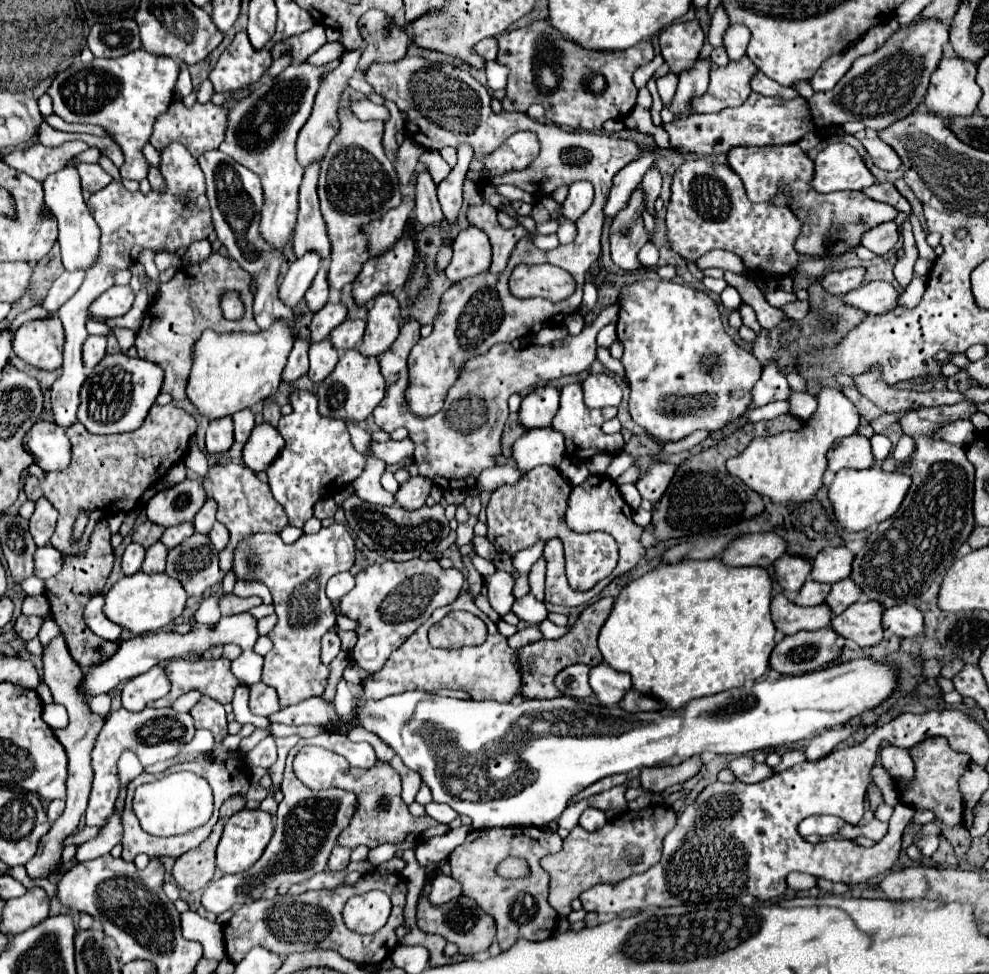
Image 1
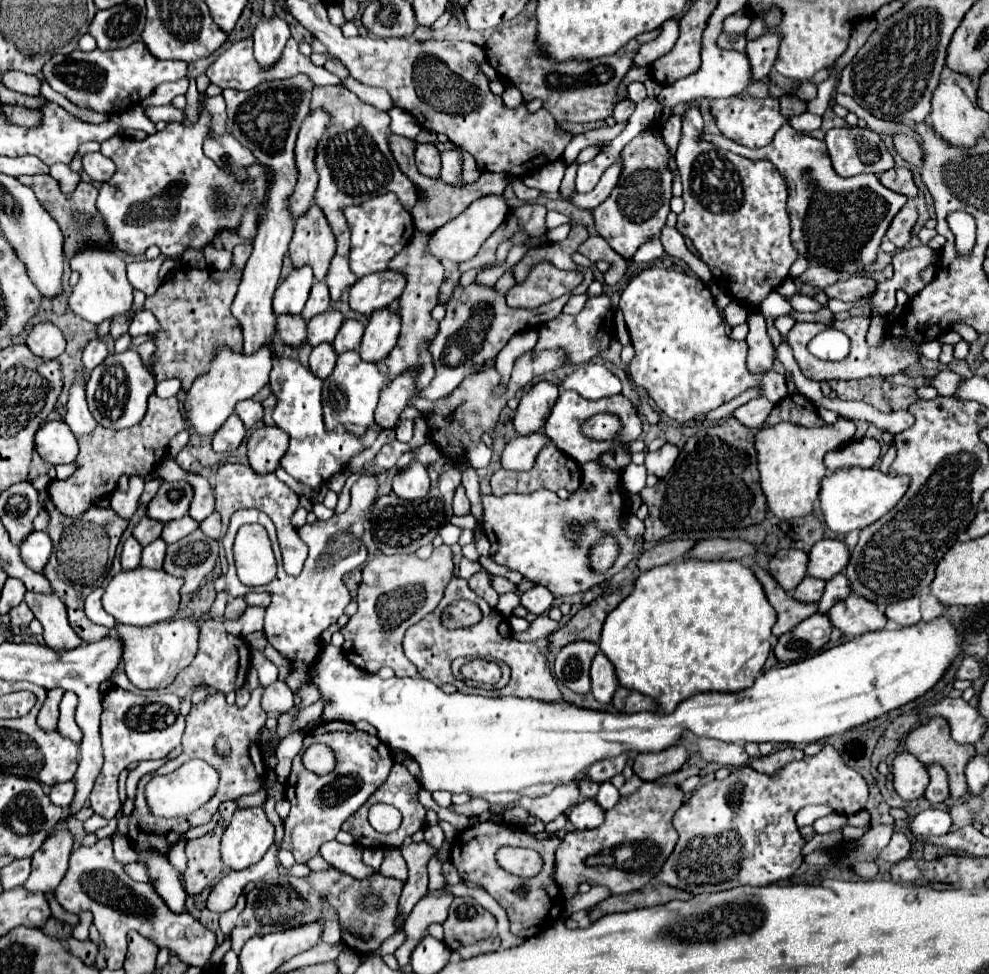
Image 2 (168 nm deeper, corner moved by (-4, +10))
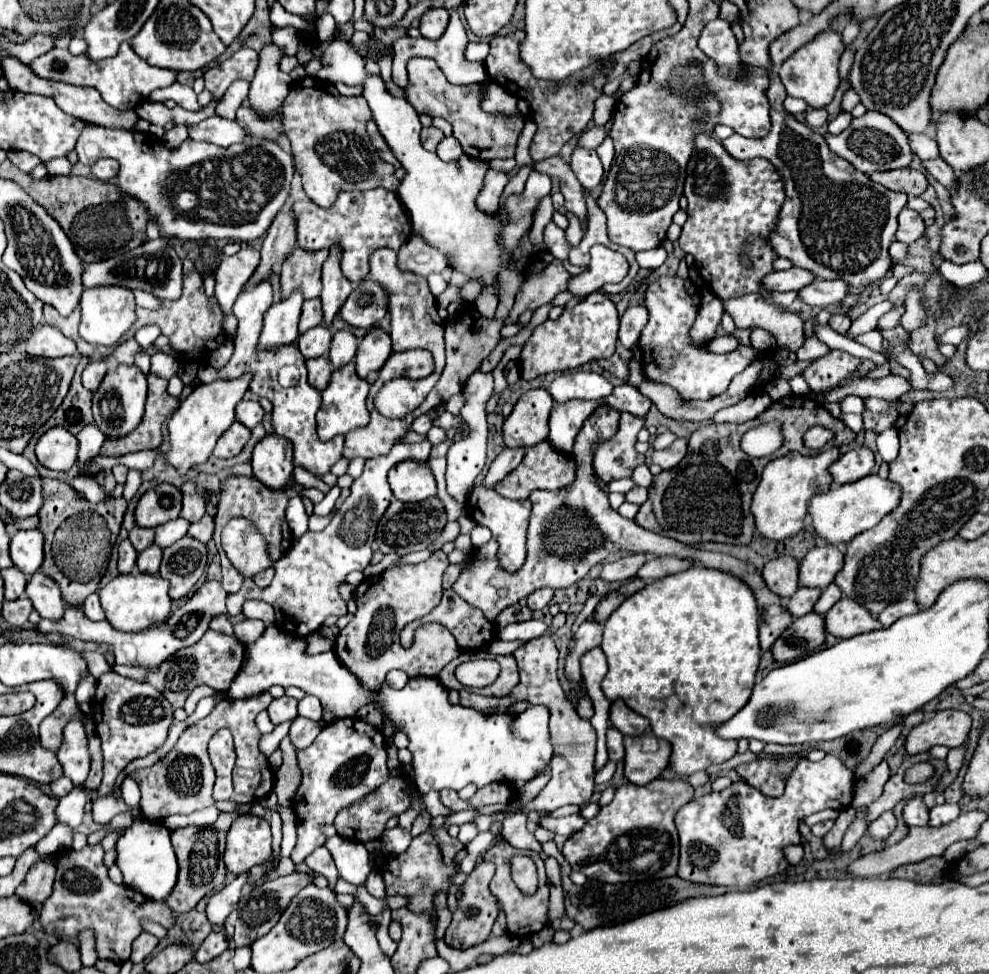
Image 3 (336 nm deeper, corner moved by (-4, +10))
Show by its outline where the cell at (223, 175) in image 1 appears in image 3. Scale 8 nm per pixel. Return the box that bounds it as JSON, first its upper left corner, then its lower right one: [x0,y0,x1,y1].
[189,116,247,148]

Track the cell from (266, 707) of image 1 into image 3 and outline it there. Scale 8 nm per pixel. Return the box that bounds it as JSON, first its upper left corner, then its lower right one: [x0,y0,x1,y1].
[269,696,297,724]

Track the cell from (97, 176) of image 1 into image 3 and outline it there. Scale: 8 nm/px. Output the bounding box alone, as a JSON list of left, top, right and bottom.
[91,158,119,180]

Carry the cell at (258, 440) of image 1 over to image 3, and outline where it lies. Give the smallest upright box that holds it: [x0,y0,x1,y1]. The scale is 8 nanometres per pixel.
[253,434,293,488]

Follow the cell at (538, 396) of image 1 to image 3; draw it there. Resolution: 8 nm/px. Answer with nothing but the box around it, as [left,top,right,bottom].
[503,388,553,446]

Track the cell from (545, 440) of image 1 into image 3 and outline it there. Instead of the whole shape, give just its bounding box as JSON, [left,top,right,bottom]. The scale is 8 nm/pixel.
[485,448,525,488]

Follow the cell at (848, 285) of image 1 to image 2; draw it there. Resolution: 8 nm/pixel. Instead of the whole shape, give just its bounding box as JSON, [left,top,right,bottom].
[797,264,839,290]

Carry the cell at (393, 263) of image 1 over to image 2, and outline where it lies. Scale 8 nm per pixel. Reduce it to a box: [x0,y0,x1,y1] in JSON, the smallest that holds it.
[349,272,405,316]

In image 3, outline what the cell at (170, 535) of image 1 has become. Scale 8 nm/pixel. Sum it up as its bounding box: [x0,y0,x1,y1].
[155,518,191,548]

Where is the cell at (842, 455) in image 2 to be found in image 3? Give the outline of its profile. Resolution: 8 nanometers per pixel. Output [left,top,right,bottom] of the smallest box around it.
[829,446,875,484]

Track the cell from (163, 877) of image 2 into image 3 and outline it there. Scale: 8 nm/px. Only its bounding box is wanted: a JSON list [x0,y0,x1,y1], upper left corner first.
[117,820,177,900]

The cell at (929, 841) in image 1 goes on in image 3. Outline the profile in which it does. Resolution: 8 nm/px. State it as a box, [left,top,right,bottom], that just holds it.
[929,804,959,826]

